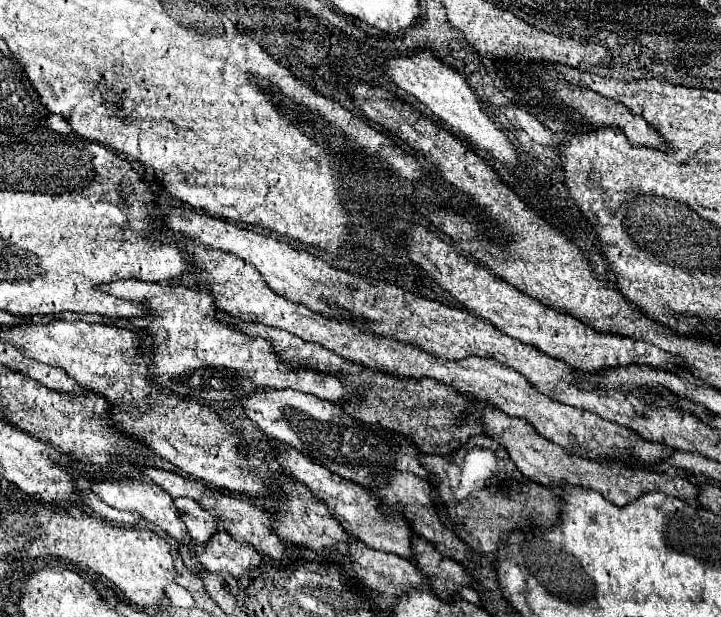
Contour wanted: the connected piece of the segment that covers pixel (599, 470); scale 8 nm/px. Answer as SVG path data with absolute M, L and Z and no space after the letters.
M474 409L472 419L478 419L484 425L484 431L488 437L496 439L500 445L504 445L510 453L510 459L516 463L516 467L528 477L534 479L540 485L546 487L564 487L564 485L574 485L574 487L584 487L584 489L592 489L598 491L604 499L608 499L610 503L622 507L628 505L630 501L638 499L644 493L652 493L652 491L662 491L670 497L676 499L684 499L688 501L696 501L698 499L698 489L688 483L688 479L676 475L676 473L658 473L658 471L648 471L648 469L634 469L634 467L626 467L622 463L600 463L600 461L592 461L582 457L580 453L574 451L566 451L564 447L544 439L526 419L518 419L518 417L510 417L502 411L496 409Z

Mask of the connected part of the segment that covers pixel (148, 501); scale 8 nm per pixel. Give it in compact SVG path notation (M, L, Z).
M104 479L104 481L98 481L92 485L92 491L104 501L108 503L110 507L114 509L120 509L120 511L132 511L132 513L138 513L144 521L156 525L162 533L166 533L168 537L176 539L178 543L190 547L192 551L198 549L198 545L190 539L190 533L186 531L186 525L182 523L174 503L172 503L172 497L162 491L162 487L158 487L156 483L146 483L142 479L134 481L134 479Z

